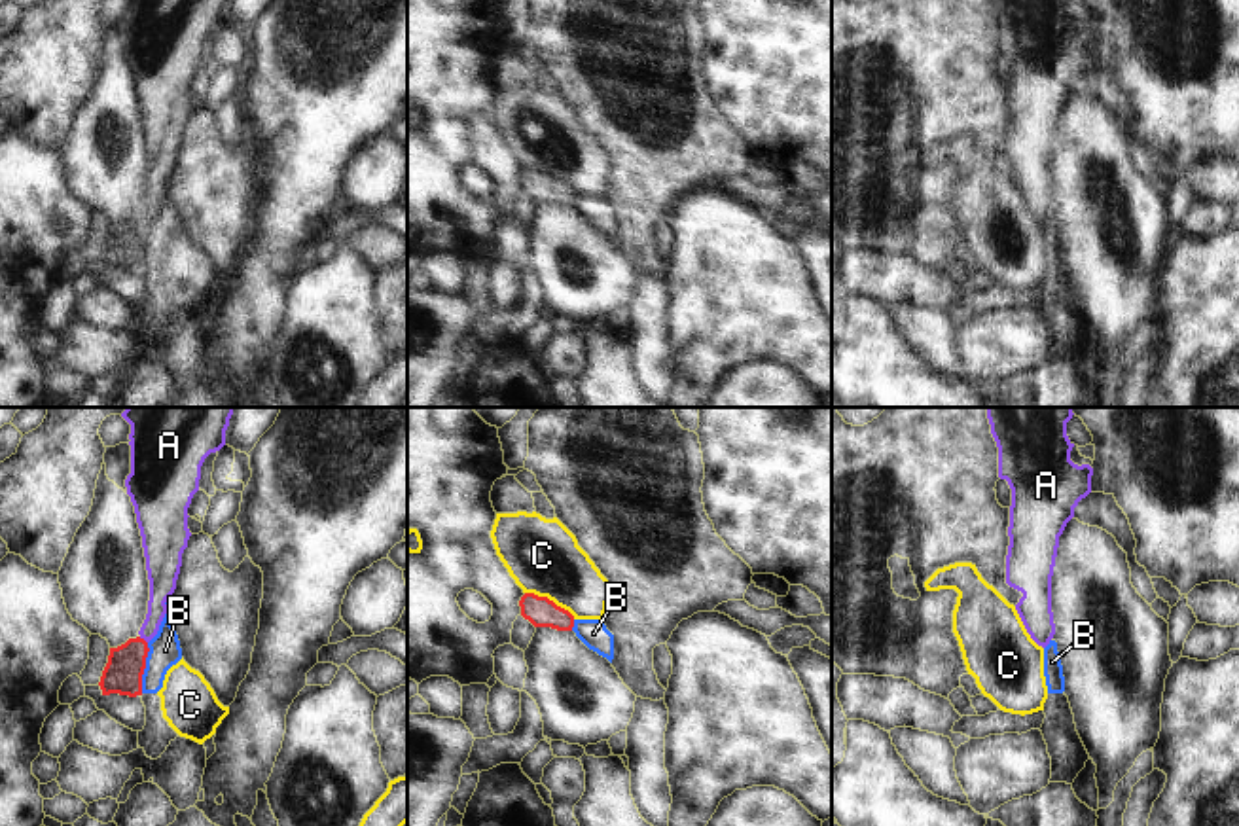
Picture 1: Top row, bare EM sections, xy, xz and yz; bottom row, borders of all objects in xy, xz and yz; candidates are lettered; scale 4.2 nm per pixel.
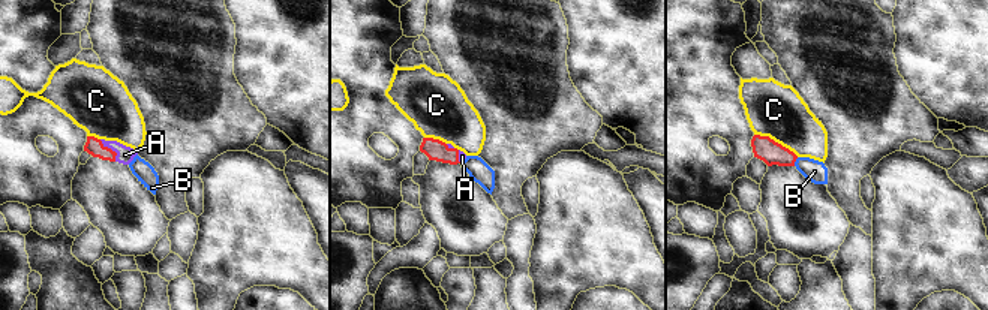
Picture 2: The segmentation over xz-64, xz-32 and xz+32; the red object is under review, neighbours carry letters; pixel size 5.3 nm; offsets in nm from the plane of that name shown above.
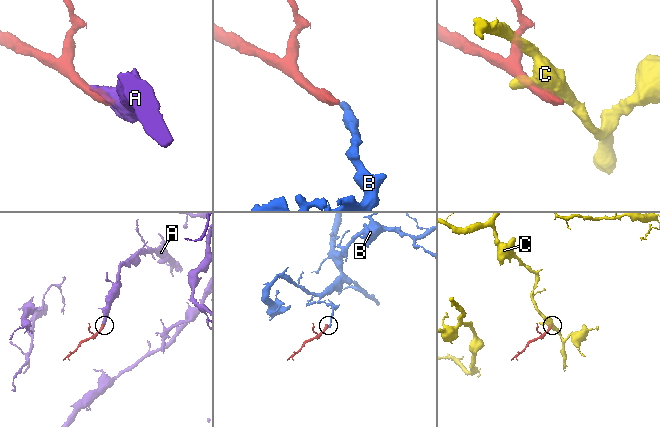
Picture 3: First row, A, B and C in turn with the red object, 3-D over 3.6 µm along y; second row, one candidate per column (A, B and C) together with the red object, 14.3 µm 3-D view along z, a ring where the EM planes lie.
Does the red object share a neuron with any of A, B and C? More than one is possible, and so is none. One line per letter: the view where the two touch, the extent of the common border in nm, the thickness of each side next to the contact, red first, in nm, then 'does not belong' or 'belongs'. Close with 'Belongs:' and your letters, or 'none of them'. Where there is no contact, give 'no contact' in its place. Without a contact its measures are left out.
A: xy | 50 nm | 160/110 nm | belongs
B: xy | 220 nm | 160/130 nm | does not belong
C: xz | 240 nm | 130/320 nm | does not belong
Belongs: A

